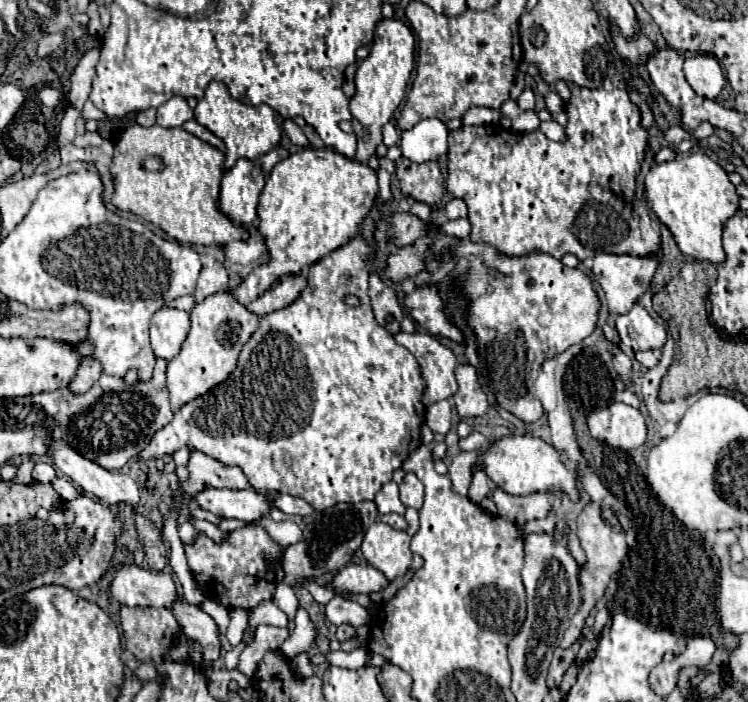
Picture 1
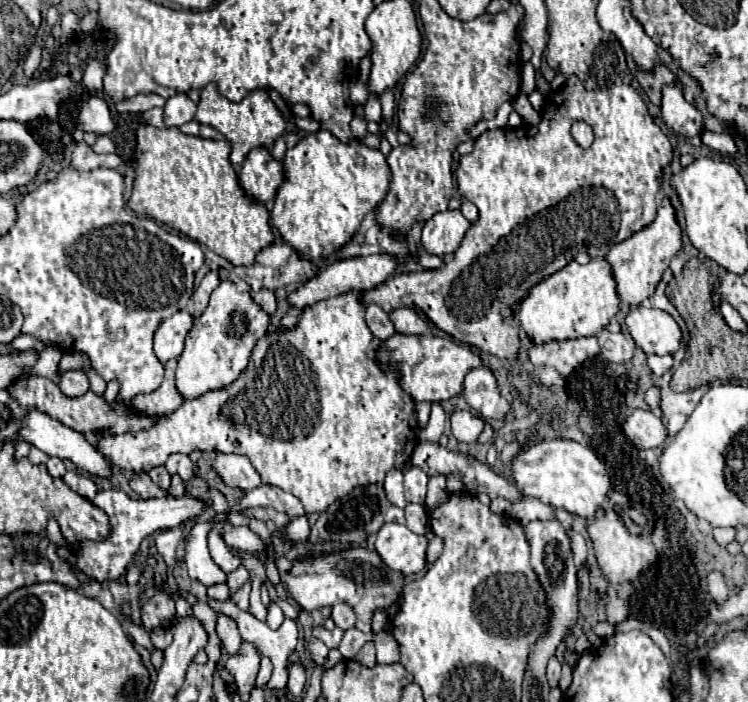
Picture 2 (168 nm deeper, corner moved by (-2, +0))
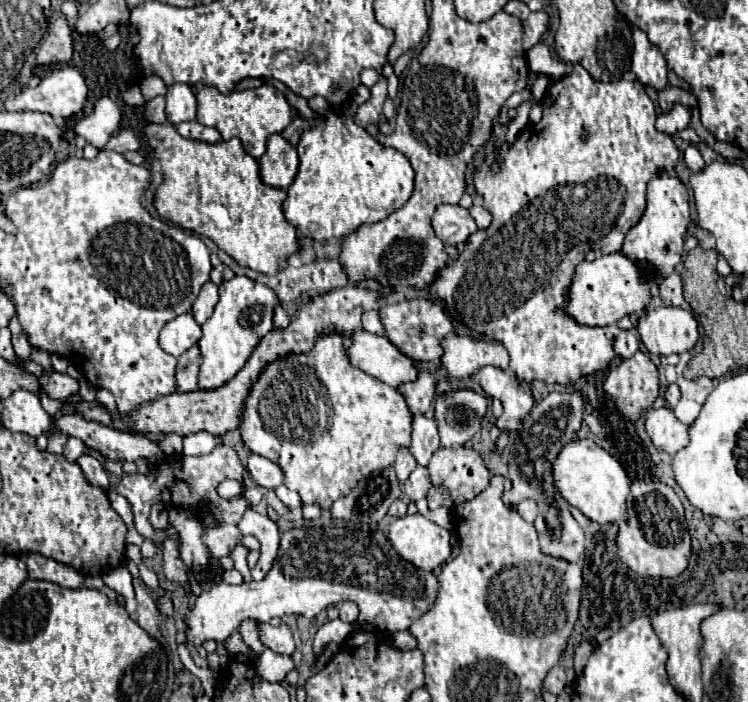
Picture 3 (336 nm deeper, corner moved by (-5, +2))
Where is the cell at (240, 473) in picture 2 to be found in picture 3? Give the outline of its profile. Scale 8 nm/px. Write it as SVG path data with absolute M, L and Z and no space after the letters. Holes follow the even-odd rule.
M251 454L249 456L247 470L249 470L251 478L259 486L263 486L263 488L271 488L273 490L279 484L283 484L283 472L281 472L281 468L275 462L271 462L271 460L267 460L267 458L259 456L259 454Z

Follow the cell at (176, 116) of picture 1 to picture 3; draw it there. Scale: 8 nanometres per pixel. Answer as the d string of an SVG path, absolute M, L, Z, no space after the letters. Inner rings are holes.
M173 84L167 92L167 118L171 124L181 124L187 120L195 120L197 100L193 90L187 84Z

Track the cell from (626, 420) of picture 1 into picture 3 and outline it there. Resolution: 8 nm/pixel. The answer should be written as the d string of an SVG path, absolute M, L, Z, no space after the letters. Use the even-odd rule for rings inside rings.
M671 408L649 410L647 418L645 418L645 430L647 430L647 436L651 438L653 446L671 456L689 444L687 426L681 424L673 416Z

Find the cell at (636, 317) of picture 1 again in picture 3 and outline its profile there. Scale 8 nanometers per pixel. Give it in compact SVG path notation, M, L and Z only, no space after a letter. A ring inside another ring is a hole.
M673 306L647 310L637 324L639 336L651 354L683 354L691 350L699 338L697 320L691 312Z

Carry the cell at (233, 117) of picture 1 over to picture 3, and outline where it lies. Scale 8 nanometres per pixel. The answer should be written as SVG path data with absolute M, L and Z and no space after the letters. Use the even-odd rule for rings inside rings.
M205 86L197 92L197 120L205 126L213 126L221 132L223 140L237 136L243 144L243 150L253 156L261 158L265 152L267 136L281 134L285 126L291 122L291 108L285 96L273 86L259 86L253 90L239 90L231 94L221 94L215 86Z

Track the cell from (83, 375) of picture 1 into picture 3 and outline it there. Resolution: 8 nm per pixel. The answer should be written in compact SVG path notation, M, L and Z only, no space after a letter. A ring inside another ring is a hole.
M53 372L49 376L49 382L45 386L47 396L53 400L65 400L73 394L79 392L79 382L75 378L71 378L69 374L61 374L61 372Z

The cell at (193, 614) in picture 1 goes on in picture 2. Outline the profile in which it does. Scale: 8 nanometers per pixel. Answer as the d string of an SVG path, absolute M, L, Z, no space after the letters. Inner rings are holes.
M218 614L216 632L218 632L220 640L222 640L222 646L224 646L226 654L228 656L236 656L238 650L240 650L240 646L242 646L242 636L238 632L236 622L230 616L226 616L226 614Z

